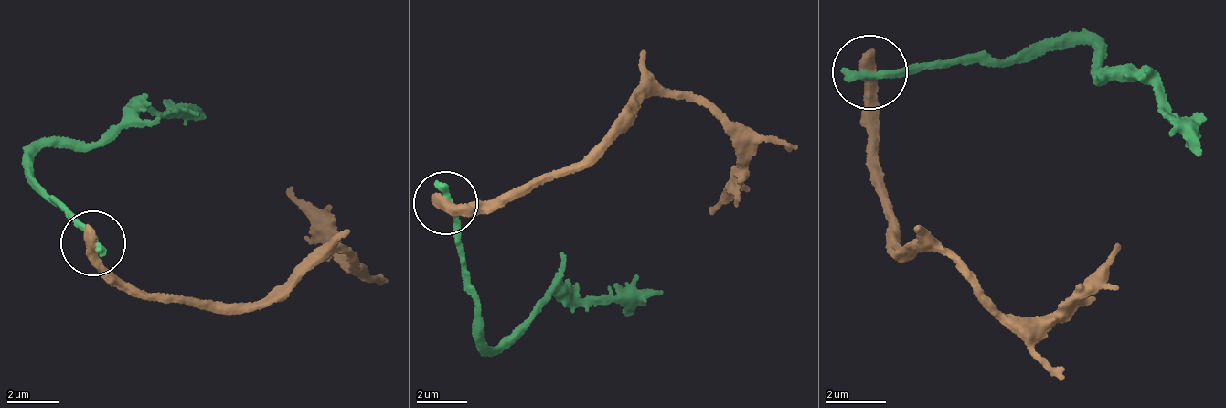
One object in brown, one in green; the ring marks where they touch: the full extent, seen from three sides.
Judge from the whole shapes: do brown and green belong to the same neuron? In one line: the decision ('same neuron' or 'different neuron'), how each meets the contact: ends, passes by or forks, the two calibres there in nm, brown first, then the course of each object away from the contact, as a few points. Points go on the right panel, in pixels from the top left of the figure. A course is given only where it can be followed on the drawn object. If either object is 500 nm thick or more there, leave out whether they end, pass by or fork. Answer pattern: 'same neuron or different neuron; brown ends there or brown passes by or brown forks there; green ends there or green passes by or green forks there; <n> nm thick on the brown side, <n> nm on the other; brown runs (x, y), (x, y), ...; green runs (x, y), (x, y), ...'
different neuron; 500 nm thick on the brown side, 320 nm on the other; brown runs (870, 72), (879, 104), (868, 162), (897, 236), (918, 258), (932, 243), (1032, 322), (1075, 307), (1120, 243); green runs (864, 74), (1046, 48), (1076, 39), (1107, 56), (1099, 69), (1153, 90), (1199, 155)

